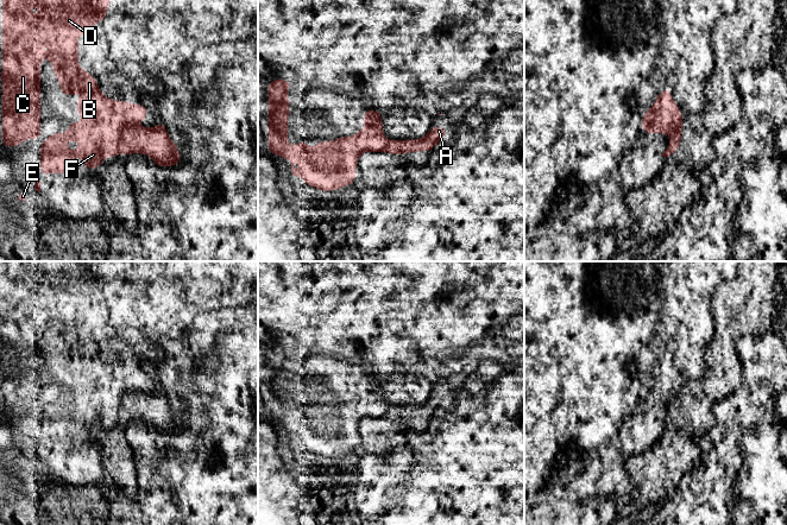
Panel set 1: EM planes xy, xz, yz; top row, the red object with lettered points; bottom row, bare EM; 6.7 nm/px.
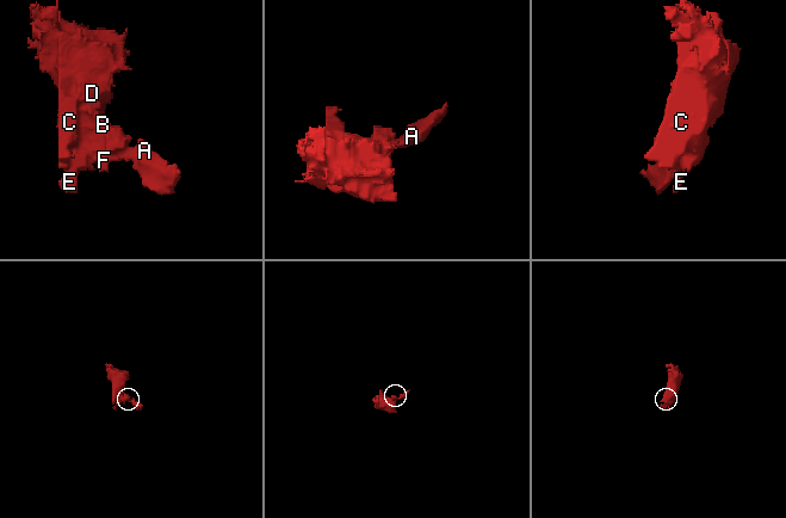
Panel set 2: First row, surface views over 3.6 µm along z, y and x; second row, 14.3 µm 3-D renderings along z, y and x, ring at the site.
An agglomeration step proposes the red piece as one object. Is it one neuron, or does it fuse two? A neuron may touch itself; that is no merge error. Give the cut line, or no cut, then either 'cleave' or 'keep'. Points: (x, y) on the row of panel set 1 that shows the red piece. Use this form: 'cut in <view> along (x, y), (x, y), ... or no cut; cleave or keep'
cut in xy along (134, 122), (121, 132), (117, 146); cleave

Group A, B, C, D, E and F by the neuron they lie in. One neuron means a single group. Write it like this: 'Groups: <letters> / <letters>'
Groups: A / B C D E F

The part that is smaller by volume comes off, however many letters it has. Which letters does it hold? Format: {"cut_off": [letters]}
{"cut_off": ["A"]}

